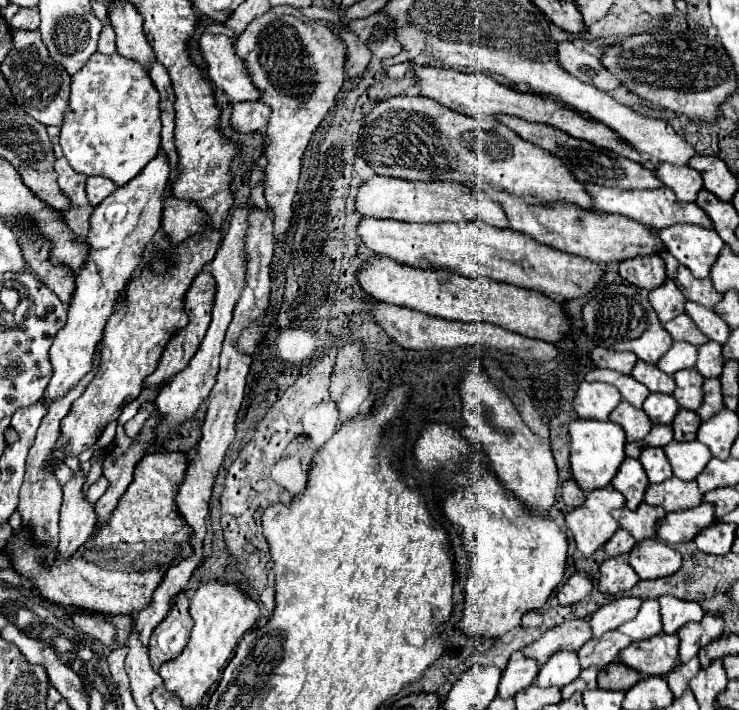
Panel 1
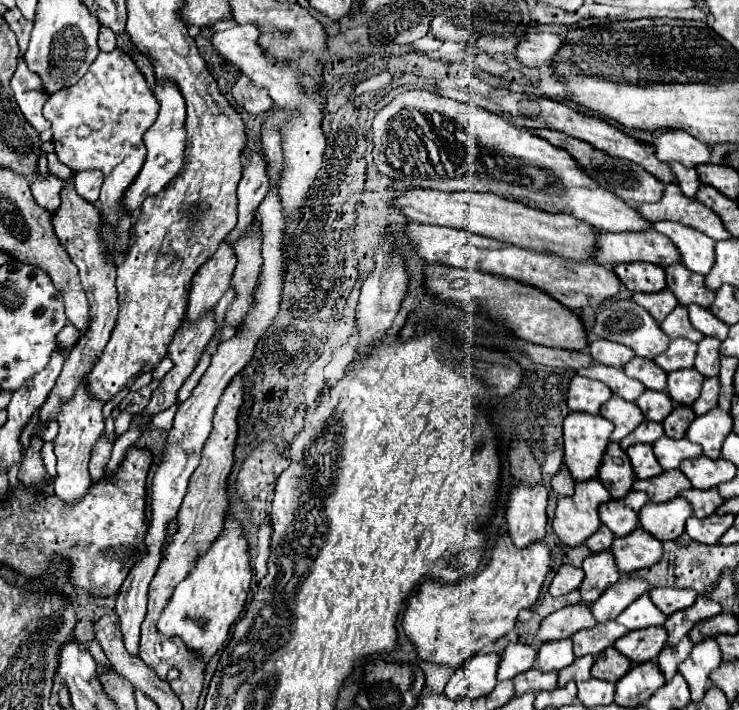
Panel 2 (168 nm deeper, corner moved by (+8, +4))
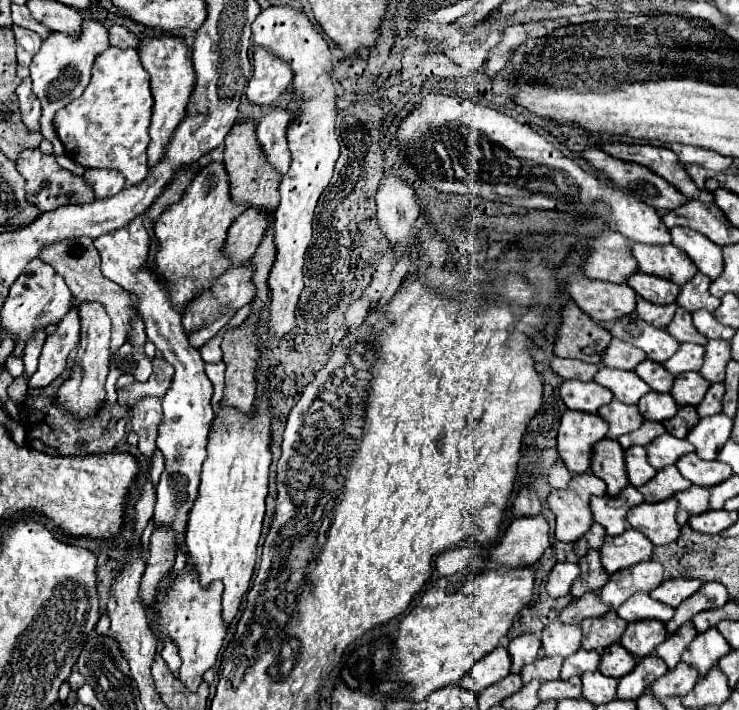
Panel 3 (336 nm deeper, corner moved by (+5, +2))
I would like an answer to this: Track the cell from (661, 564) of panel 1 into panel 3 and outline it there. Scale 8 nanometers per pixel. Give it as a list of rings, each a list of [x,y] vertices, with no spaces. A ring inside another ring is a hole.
[[[629,527],[625,533],[617,537],[605,539],[605,545],[599,549],[601,551],[601,563],[609,575],[633,567],[637,563],[649,561],[653,555],[653,543],[643,537],[641,531]]]

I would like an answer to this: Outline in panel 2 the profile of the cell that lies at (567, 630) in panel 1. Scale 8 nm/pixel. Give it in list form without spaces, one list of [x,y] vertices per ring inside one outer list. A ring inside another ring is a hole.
[[[570,605],[560,611],[554,611],[542,621],[542,627],[534,639],[534,647],[538,647],[544,641],[554,641],[554,639],[568,639],[576,631],[586,629],[596,625],[596,619],[590,611],[588,605]]]

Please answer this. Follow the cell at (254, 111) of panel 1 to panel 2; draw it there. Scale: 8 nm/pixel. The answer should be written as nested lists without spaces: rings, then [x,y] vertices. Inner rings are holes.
[[[246,75],[238,77],[238,81],[232,87],[232,95],[238,101],[238,105],[252,115],[260,115],[272,109],[272,99],[268,95],[268,89],[256,87],[252,79]]]

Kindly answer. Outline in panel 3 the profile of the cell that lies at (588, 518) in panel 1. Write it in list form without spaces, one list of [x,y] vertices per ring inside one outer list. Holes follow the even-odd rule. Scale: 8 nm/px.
[[[593,473],[575,475],[565,491],[553,489],[549,495],[549,507],[557,517],[555,537],[561,543],[575,543],[593,525],[593,513],[589,499],[593,495],[605,495],[607,485]]]

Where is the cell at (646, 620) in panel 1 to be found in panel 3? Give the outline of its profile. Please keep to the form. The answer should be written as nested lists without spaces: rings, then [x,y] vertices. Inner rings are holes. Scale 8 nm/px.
[[[635,593],[617,611],[617,615],[627,623],[635,623],[641,619],[659,619],[667,623],[673,617],[673,613],[675,613],[673,607],[665,607],[663,603],[651,599],[647,593]]]

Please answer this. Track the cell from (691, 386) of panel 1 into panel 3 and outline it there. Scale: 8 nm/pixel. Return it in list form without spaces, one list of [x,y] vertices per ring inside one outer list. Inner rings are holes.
[[[687,371],[687,373],[679,373],[675,377],[675,385],[671,389],[673,399],[679,405],[699,405],[701,399],[705,397],[707,389],[709,389],[709,381],[705,381],[699,373],[695,371]]]

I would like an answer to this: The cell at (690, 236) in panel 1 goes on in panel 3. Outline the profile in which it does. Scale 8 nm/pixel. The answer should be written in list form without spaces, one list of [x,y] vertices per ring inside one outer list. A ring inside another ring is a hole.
[[[671,227],[671,239],[675,247],[679,247],[691,257],[697,271],[701,271],[709,279],[715,279],[717,275],[721,275],[723,271],[721,247],[717,247],[705,235],[687,227]]]

